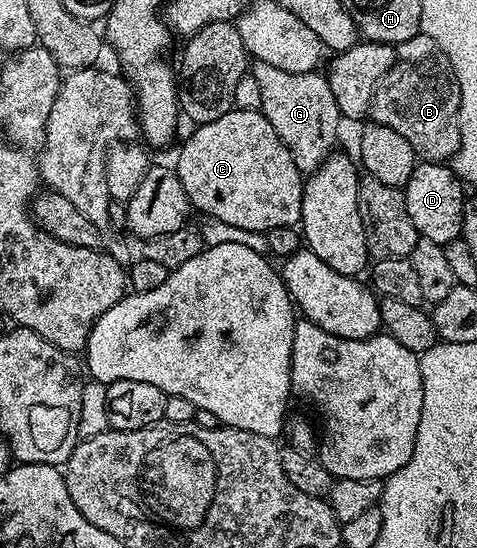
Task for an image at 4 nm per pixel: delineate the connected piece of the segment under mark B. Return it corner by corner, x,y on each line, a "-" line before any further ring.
419,34
396,45
391,70
387,70
373,95
371,120
375,124
391,126
391,130
403,134
422,161
449,162
461,149
457,125
460,105
457,72
447,54
435,38

